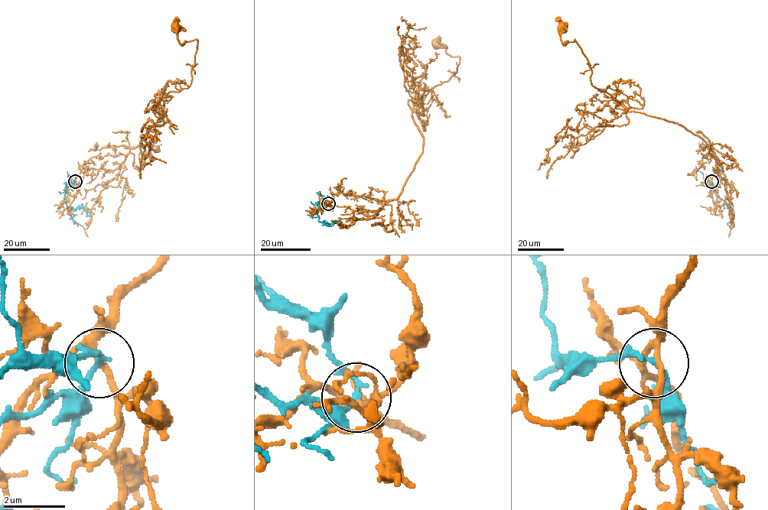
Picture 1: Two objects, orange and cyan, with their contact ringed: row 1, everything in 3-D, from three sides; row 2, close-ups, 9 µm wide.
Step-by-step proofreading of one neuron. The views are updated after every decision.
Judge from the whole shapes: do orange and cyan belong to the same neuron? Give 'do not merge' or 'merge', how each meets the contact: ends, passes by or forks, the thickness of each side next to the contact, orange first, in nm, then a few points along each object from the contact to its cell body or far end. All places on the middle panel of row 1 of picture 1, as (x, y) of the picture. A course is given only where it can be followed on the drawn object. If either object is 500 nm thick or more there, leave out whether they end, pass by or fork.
do not merge; orange forks there; cyan forks there; 170 nm thick on the orange side, 130 nm on the other; orange runs (328, 203), (371, 216), (401, 193), (423, 147), (408, 101), (418, 104), (459, 63), (460, 57), (437, 43); cyan runs (328, 203), (318, 203), (319, 220), (341, 224)

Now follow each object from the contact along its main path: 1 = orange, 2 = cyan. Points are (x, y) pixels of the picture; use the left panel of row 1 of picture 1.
1: (75, 181), (83, 169), (115, 170), (163, 118), (149, 109), (190, 85), (197, 41), (181, 43), (177, 27)
2: (75, 181), (66, 188), (66, 204), (73, 209), (86, 209), (89, 213), (87, 216)

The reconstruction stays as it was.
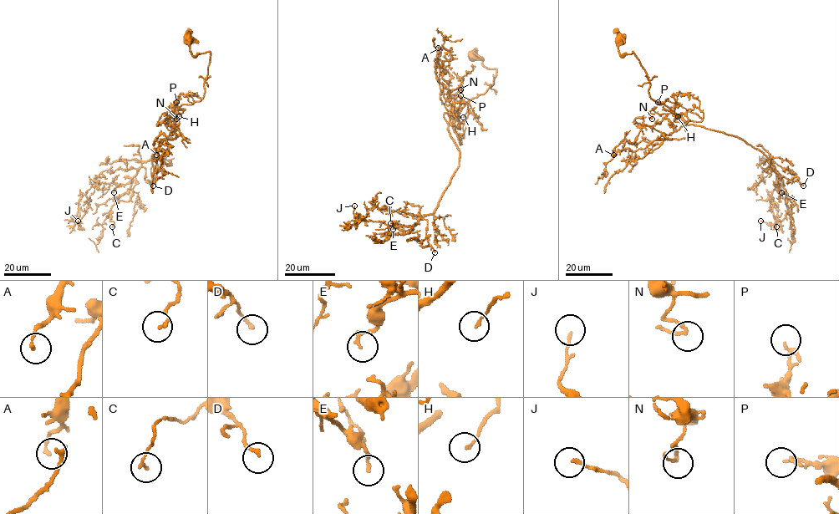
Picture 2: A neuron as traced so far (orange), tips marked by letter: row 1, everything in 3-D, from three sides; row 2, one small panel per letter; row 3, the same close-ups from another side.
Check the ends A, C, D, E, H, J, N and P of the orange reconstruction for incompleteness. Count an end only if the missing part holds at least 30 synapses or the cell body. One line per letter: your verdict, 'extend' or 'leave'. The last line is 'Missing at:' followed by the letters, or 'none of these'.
A: leave
C: leave
D: leave
E: leave
H: leave
J: leave
N: leave
P: leave
Missing at: none of these

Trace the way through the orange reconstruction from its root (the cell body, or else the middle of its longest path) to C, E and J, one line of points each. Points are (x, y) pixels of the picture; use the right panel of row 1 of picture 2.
C: (619, 39), (619, 54), (633, 53), (649, 96), (674, 121), (739, 137), (767, 158), (789, 209), (776, 226)
E: (619, 39), (619, 54), (633, 53), (649, 96), (670, 109), (674, 121), (759, 149), (781, 192)
J: (619, 39), (674, 121), (767, 158), (783, 184), (775, 222), (760, 221)

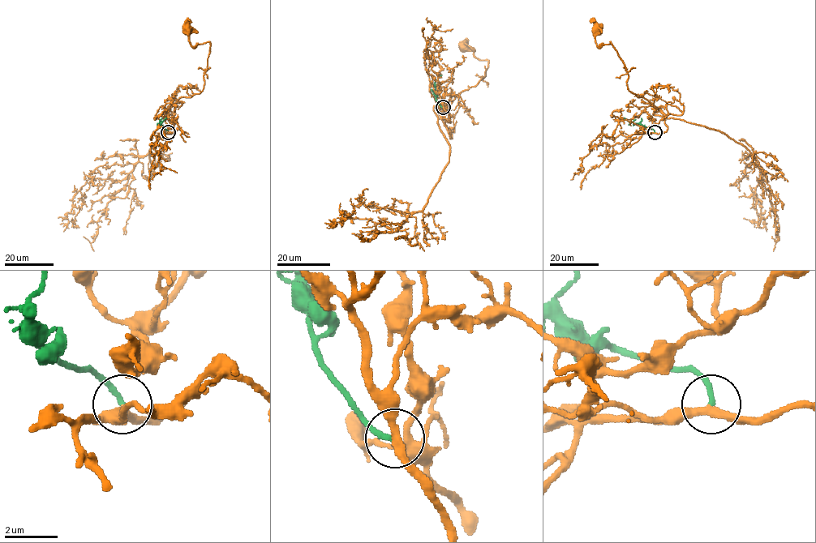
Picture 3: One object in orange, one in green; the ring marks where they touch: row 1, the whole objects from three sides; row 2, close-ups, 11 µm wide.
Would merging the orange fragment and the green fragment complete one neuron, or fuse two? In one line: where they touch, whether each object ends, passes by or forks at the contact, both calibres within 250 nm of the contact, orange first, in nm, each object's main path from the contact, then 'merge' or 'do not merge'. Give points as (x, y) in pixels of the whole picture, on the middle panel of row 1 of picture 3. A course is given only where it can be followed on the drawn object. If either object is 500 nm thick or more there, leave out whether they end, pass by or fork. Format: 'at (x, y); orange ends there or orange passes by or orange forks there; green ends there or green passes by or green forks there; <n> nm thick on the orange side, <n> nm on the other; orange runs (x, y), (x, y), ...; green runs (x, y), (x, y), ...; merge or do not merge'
at (443, 107); orange passes by; green ends there; 280 nm thick on the orange side, 190 nm on the other; orange runs (444, 107), (449, 121), (440, 113), (485, 75), (488, 61), (478, 59), (474, 49), (465, 45); green runs (444, 107), (436, 100), (434, 91), (434, 82), (440, 74); merge

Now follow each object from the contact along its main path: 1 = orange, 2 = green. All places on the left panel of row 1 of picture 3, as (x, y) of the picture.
1: (168, 132), (173, 126), (165, 111), (181, 97), (199, 94), (204, 83), (210, 44), (193, 46), (188, 29)
2: (168, 132), (160, 125), (165, 117)

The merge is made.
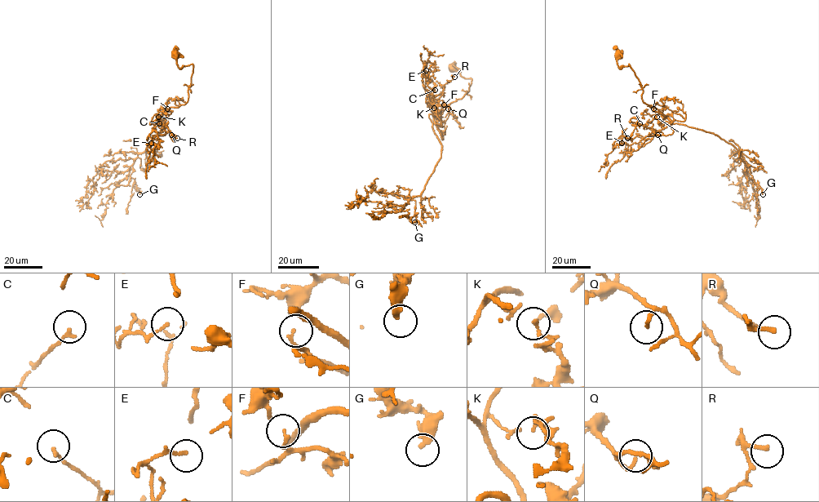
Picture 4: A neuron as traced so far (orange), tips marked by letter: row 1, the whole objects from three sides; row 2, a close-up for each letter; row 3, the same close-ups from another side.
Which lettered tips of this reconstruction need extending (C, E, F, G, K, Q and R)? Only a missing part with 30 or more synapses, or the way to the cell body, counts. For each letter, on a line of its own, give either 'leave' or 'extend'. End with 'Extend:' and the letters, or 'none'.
C: leave
E: leave
F: leave
G: leave
K: leave
Q: leave
R: leave
Extend: none

